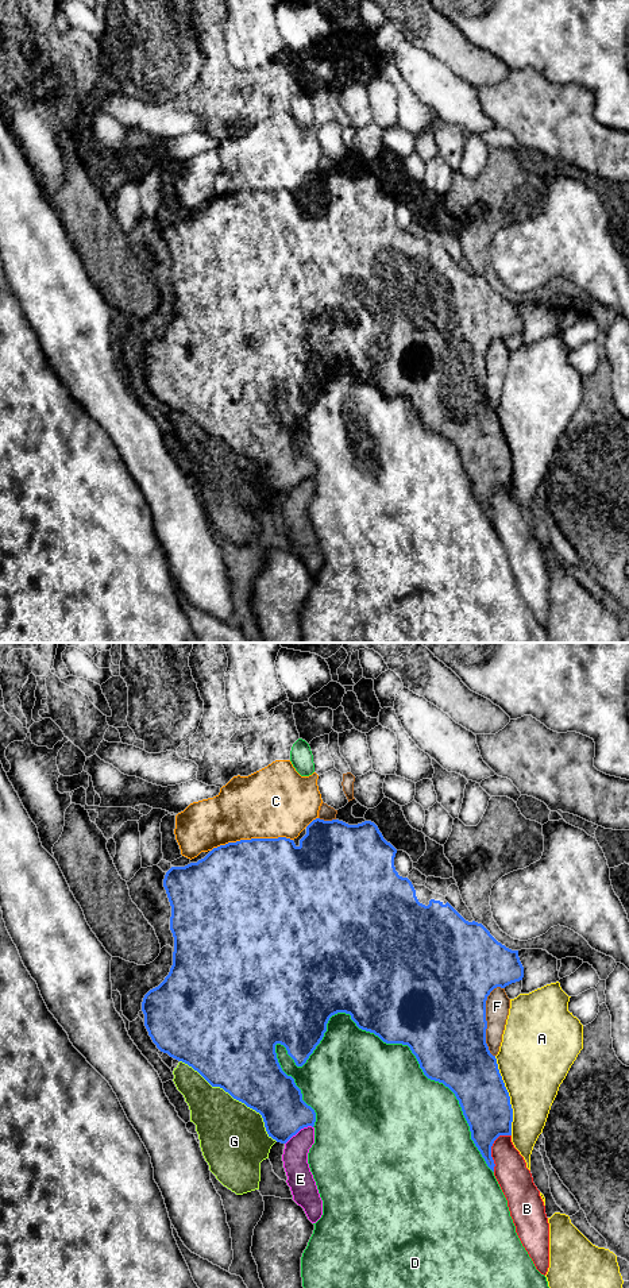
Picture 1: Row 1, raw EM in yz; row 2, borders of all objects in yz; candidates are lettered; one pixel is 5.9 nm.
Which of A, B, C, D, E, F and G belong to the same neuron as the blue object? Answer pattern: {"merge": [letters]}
{"merge": []}

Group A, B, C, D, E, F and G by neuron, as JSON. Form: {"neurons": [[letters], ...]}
{"neurons": [["A"], ["B"], ["C"], ["D"], ["E"], ["F"], ["G"]]}

